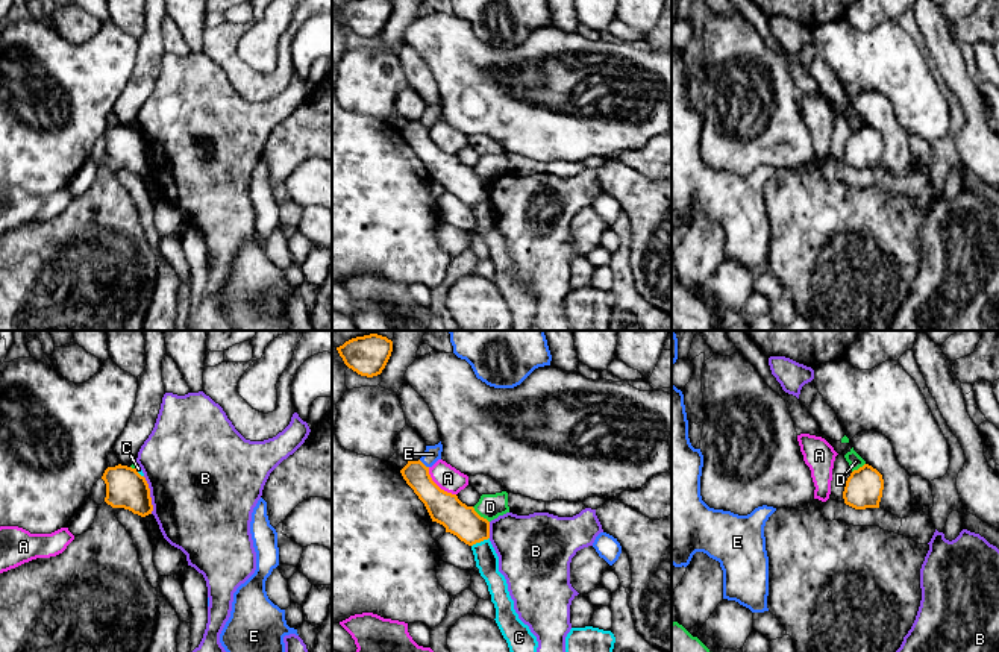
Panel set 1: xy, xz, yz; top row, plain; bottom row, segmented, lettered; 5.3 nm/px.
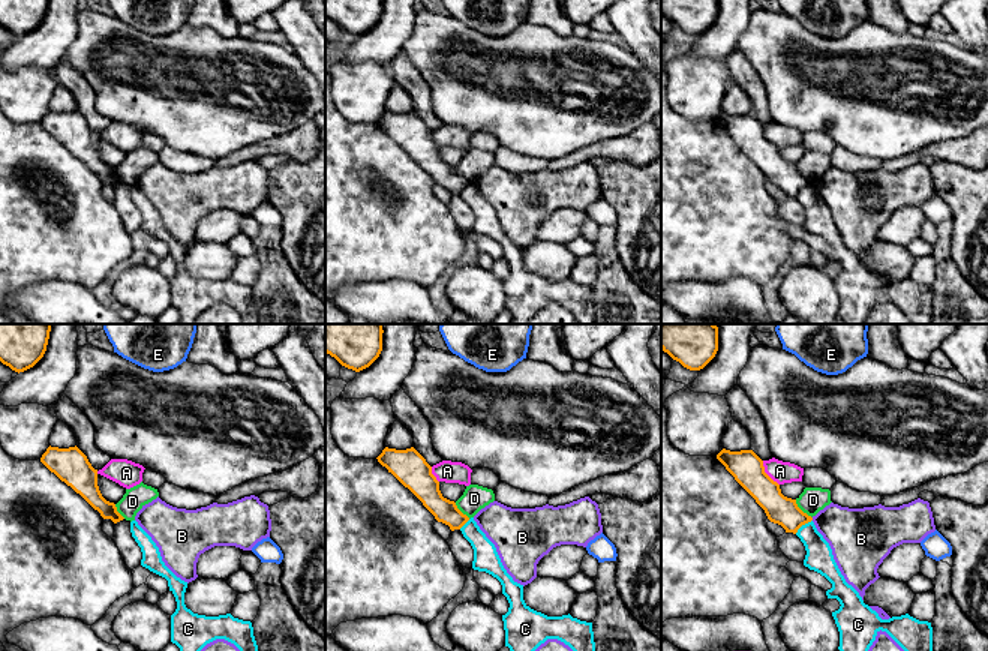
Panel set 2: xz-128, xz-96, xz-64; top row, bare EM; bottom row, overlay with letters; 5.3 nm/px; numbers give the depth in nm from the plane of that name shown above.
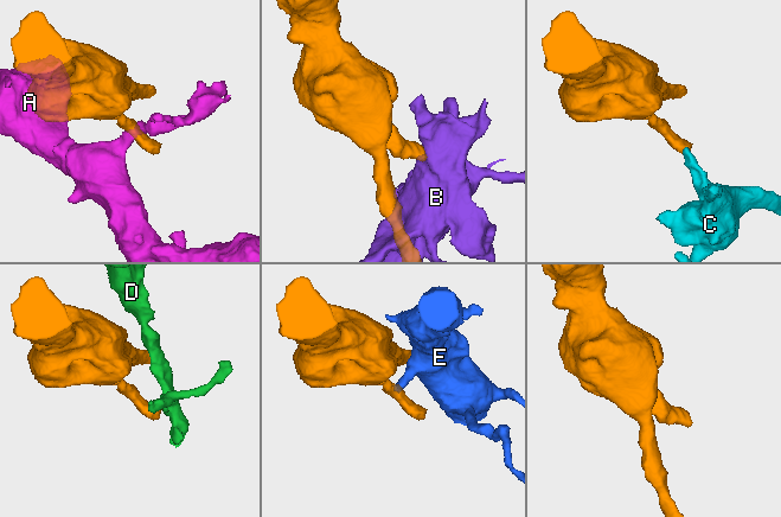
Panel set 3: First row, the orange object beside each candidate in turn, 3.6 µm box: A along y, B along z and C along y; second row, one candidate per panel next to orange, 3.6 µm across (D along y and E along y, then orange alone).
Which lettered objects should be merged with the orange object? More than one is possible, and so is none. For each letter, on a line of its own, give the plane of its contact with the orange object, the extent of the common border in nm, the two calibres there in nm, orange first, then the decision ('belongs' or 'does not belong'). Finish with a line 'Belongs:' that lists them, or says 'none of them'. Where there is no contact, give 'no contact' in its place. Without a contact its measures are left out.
A: xz | 220 nm | 170/140 nm | does not belong
B: xy | 200 nm | 220/480 nm | does not belong
C: xz | 110 nm | 170/120 nm | does not belong
D: xz | 130 nm | 170/140 nm | does not belong
E: xz | 70 nm | 160/90 nm | does not belong
Belongs: none of them

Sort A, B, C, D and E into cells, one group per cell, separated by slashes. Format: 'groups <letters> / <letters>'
groups A / B / C / D / E

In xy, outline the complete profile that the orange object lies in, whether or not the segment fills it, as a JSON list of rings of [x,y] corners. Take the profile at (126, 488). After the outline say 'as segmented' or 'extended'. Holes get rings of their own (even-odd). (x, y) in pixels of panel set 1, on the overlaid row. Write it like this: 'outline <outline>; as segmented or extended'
outline [[[127,465],[108,467],[102,476],[106,484],[105,502],[112,508],[124,508],[146,517],[152,514],[153,505],[150,488],[136,469]]]; as segmented

